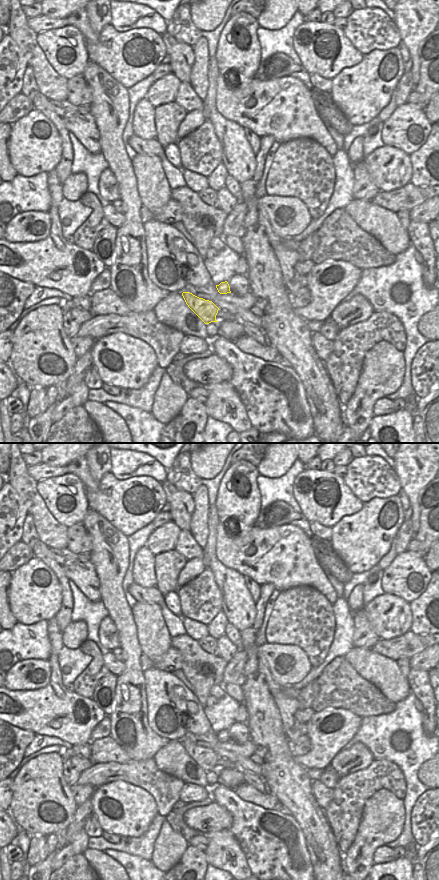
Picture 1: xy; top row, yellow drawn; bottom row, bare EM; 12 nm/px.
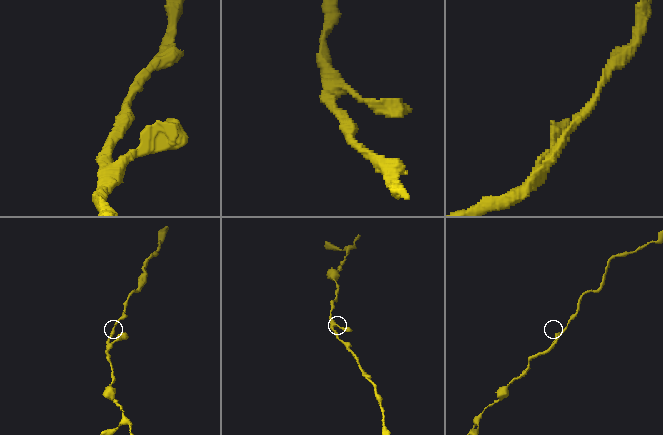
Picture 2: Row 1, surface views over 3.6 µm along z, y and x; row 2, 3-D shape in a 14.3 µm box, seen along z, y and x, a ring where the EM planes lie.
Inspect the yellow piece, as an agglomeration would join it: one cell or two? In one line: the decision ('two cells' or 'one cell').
one cell

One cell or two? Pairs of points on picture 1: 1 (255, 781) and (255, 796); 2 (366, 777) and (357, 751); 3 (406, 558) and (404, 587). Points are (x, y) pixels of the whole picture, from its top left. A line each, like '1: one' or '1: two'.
1: two
2: two
3: one

